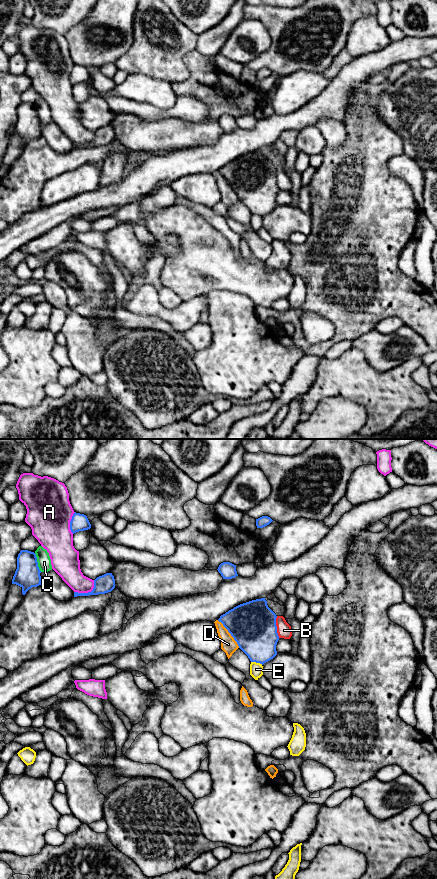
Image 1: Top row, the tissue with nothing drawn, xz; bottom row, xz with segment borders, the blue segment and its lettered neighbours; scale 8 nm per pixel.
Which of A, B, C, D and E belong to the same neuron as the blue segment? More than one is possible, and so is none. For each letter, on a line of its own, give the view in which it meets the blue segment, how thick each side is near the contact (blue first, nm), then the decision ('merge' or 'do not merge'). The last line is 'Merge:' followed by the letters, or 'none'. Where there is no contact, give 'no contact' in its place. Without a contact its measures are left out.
A: xz | 150/190 nm | do not merge
B: xz | 360/110 nm | do not merge
C: xz | 200/110 nm | do not merge
D: xz | 360/120 nm | do not merge
E: xz | 340/110 nm | do not merge
Merge: none

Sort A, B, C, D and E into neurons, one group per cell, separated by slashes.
A / B / C / D / E

